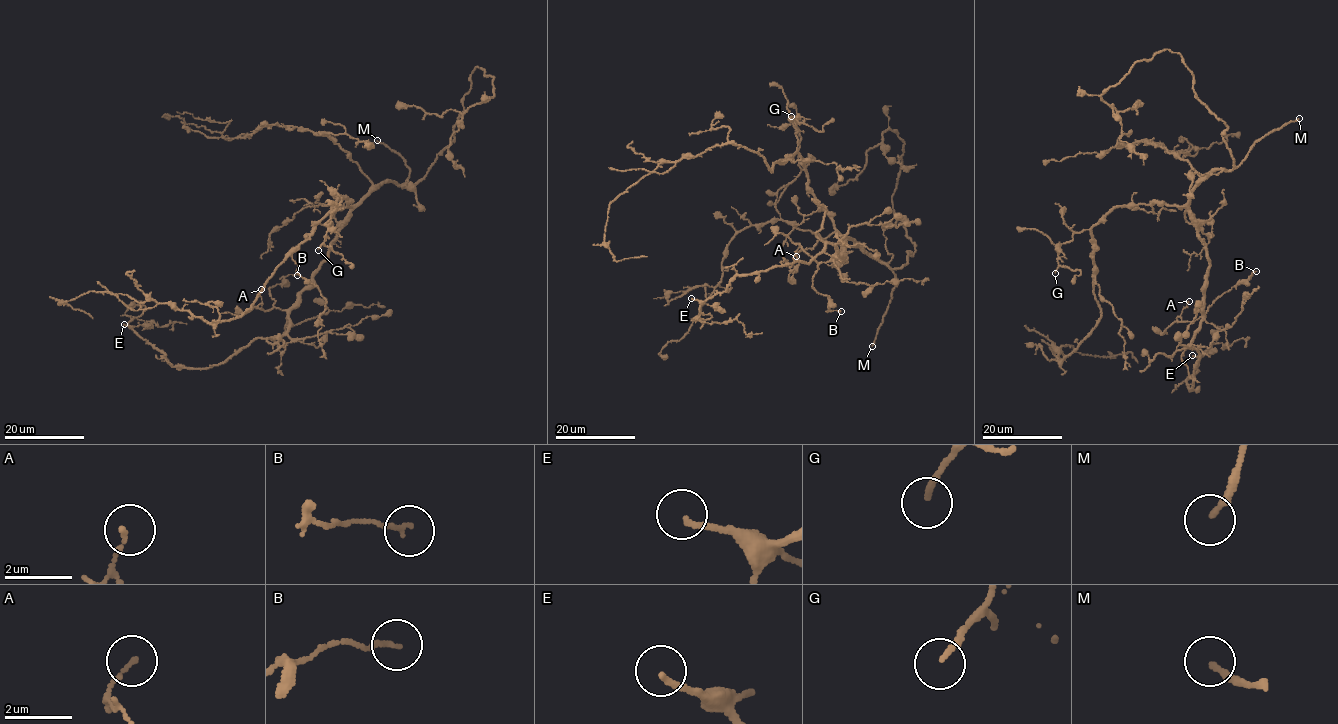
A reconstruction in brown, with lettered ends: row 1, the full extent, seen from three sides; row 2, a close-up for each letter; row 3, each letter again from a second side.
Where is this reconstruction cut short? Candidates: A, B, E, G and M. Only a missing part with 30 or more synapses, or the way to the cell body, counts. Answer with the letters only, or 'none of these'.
E, M

